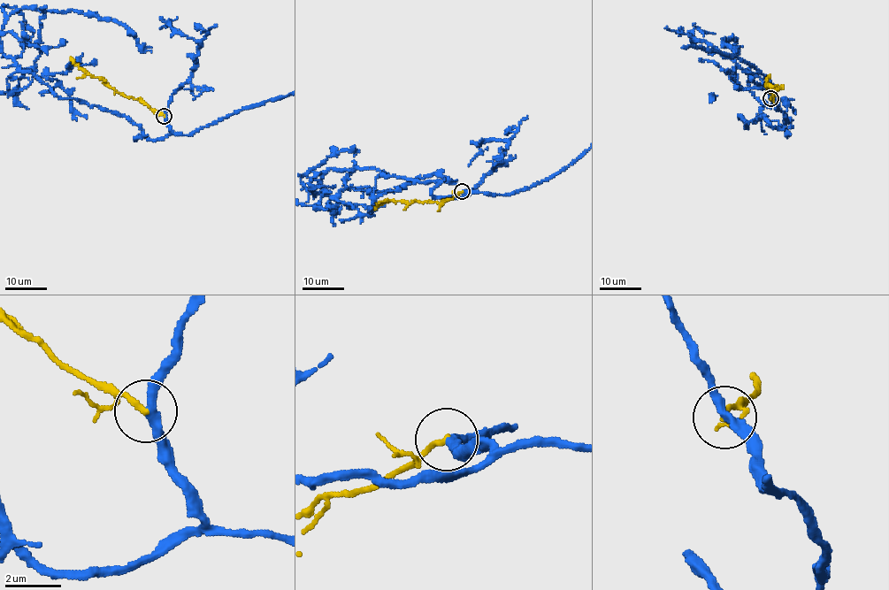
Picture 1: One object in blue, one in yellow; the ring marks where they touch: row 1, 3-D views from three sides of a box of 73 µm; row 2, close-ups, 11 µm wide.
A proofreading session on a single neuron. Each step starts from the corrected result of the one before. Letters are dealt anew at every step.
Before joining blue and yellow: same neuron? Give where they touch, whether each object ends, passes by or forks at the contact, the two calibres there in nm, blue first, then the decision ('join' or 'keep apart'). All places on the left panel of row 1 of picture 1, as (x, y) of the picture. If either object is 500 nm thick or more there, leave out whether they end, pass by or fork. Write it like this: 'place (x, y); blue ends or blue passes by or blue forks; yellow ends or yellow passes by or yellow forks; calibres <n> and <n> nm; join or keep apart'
place (164, 116); blue passes by; yellow ends; calibres 320 and 190 nm; keep apart

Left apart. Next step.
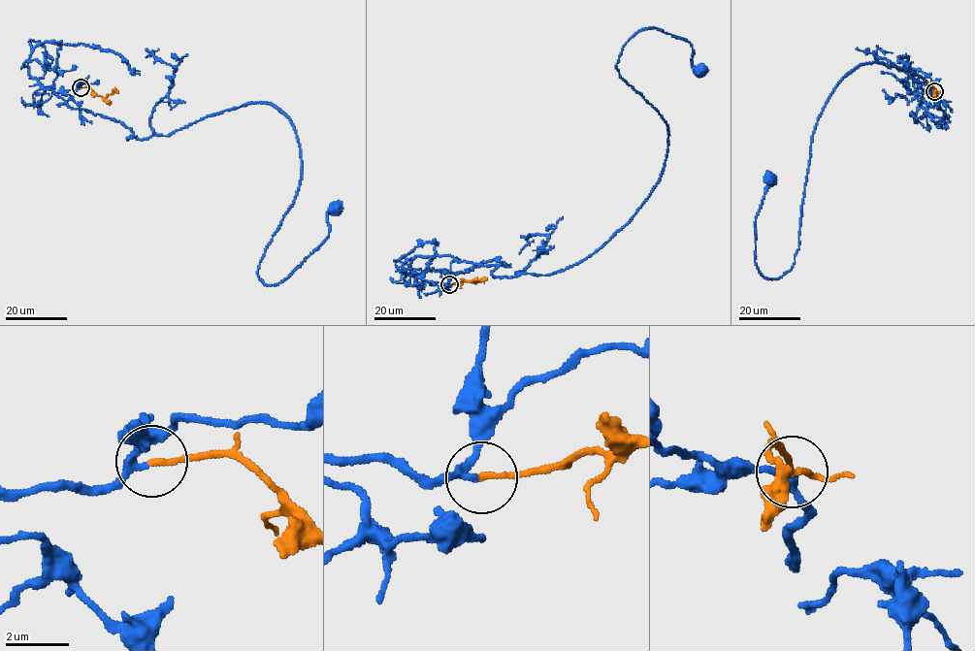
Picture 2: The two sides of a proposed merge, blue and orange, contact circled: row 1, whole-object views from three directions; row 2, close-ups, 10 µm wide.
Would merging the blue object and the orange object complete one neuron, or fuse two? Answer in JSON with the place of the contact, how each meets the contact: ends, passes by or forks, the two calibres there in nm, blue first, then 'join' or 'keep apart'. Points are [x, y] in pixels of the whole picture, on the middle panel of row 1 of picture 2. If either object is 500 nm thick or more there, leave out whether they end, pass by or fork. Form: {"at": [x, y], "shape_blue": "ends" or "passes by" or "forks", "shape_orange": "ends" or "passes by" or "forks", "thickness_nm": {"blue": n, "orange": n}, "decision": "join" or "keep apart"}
{"at": [449, 284], "shape_blue": "passes by", "shape_orange": "ends", "thickness_nm": {"blue": 220, "orange": 190}, "decision": "join"}

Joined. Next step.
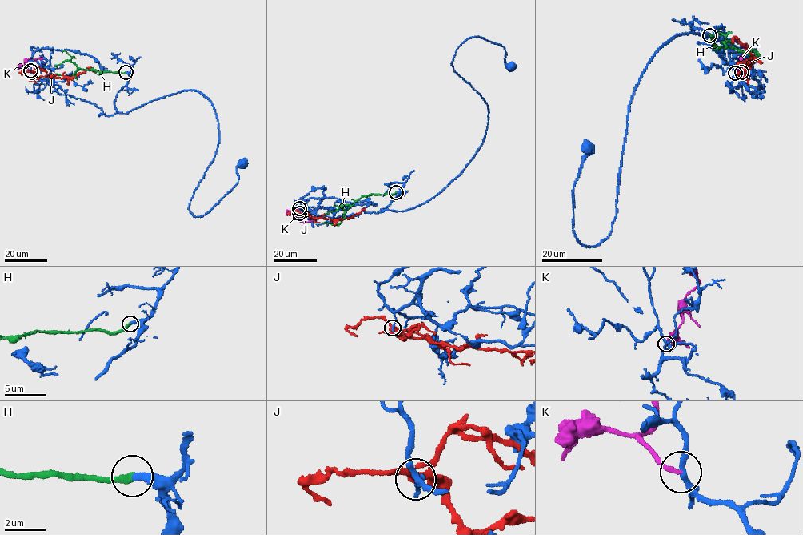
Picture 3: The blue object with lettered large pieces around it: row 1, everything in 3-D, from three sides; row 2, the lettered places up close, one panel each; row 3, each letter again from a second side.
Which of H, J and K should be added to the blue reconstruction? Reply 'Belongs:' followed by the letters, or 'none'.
Belongs: H

